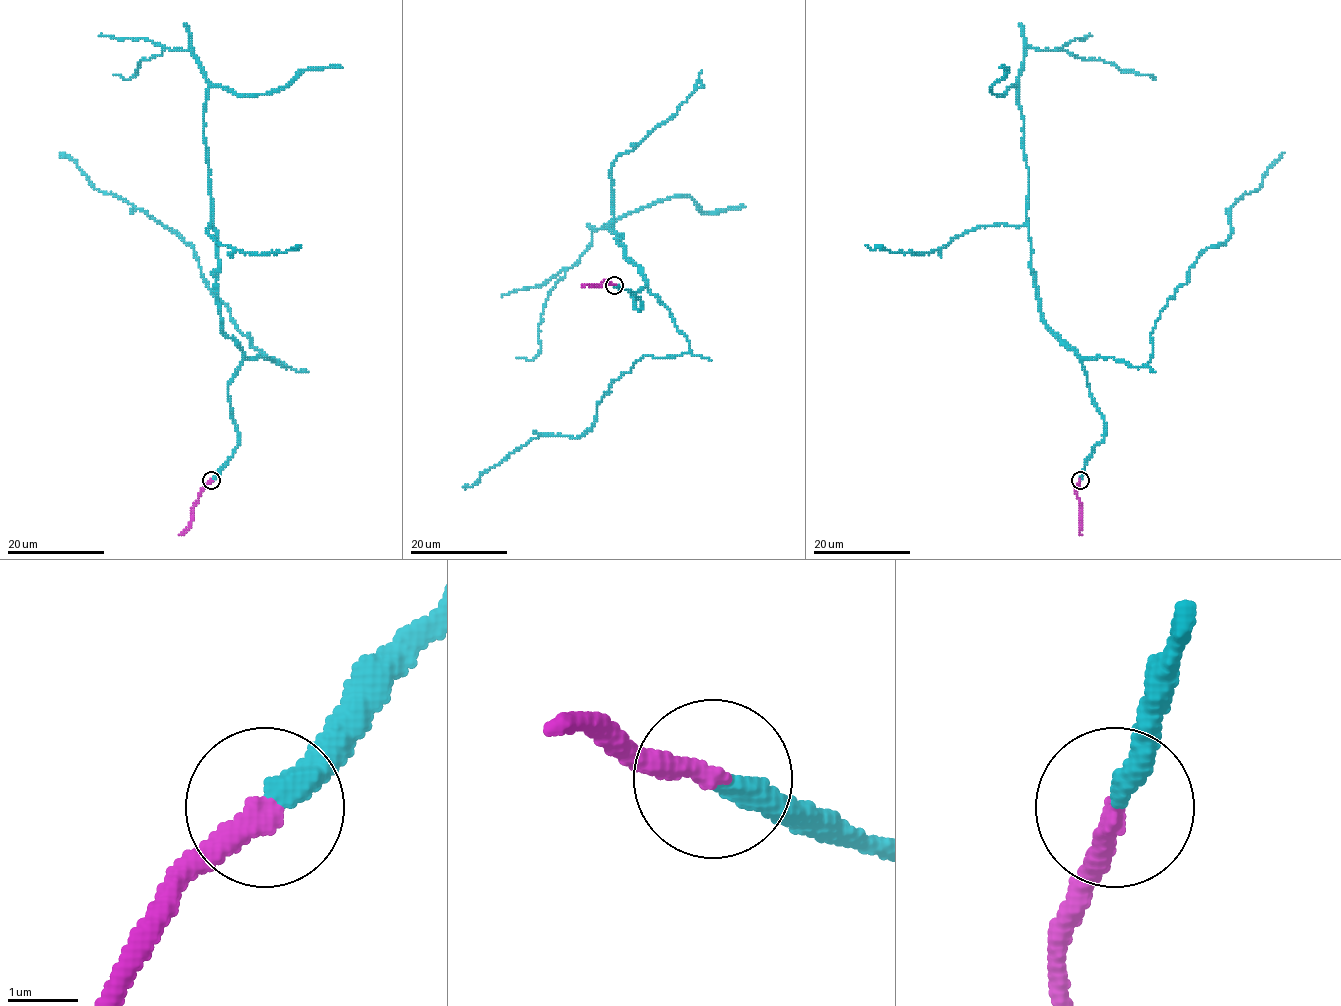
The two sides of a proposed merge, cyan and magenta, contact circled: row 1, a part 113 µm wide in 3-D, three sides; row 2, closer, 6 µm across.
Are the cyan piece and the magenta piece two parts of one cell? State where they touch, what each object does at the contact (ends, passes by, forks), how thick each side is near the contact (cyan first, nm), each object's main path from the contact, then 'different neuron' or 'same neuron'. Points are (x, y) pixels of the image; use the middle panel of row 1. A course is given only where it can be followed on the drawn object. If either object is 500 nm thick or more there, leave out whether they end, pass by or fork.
at (614, 285); cyan ends there; magenta ends there; 340 nm thick on the cyan side, 320 nm on the other; cyan runs (614, 285), (641, 308), (631, 294), (646, 285), (644, 274), (609, 222), (551, 290), (539, 353), (517, 358); magenta runs (614, 285), (606, 281), (597, 286), (582, 286); same neuron

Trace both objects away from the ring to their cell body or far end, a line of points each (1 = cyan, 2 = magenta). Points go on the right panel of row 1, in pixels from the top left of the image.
1: (1080, 479), (1104, 426), (1080, 357), (1041, 312), (1017, 79), (1029, 47), (1063, 48), (1153, 74)
2: (1080, 480), (1076, 490), (1081, 507), (1081, 535)

